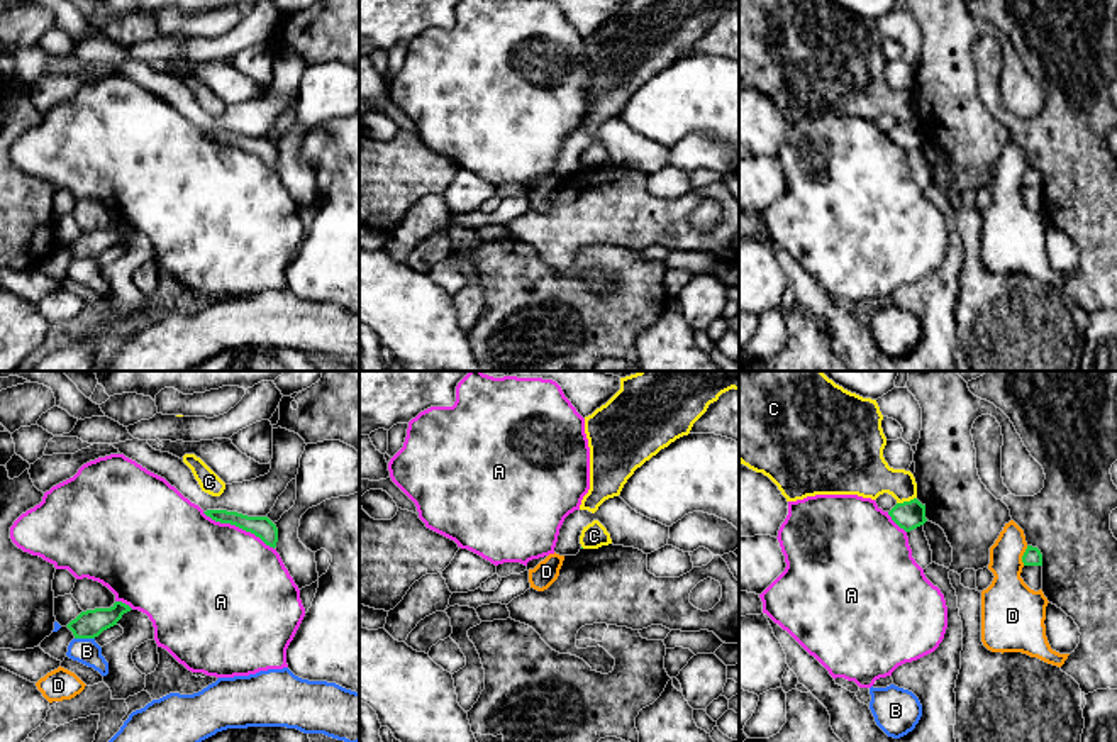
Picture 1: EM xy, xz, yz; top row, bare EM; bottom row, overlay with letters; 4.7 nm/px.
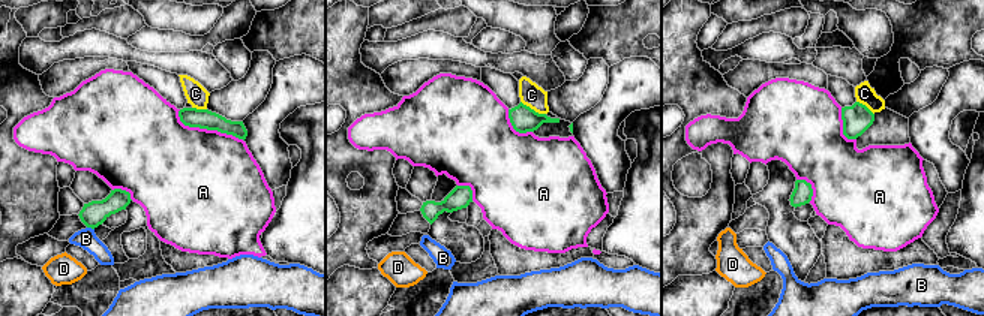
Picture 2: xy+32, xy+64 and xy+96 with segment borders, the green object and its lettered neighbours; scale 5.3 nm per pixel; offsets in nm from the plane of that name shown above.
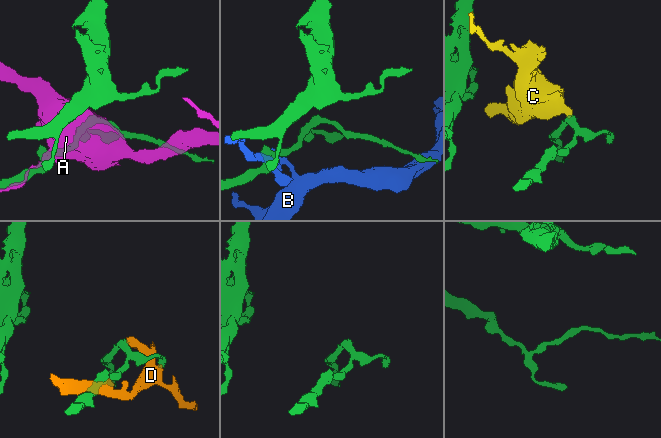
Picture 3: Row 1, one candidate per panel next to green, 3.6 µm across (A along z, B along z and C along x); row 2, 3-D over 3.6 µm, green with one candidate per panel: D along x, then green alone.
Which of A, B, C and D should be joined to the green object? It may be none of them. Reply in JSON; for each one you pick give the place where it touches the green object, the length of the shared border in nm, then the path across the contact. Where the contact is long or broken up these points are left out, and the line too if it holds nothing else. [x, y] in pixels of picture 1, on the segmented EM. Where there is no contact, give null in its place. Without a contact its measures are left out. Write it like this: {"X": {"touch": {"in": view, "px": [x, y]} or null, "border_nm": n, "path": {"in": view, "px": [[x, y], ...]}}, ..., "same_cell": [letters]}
{"same_cell": []}

